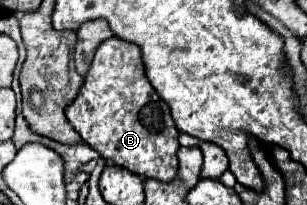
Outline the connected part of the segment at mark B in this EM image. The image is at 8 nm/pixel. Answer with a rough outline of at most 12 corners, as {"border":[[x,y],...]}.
{"border":[[100,44],[66,116],[104,160],[178,176],[168,104],[142,52]]}

